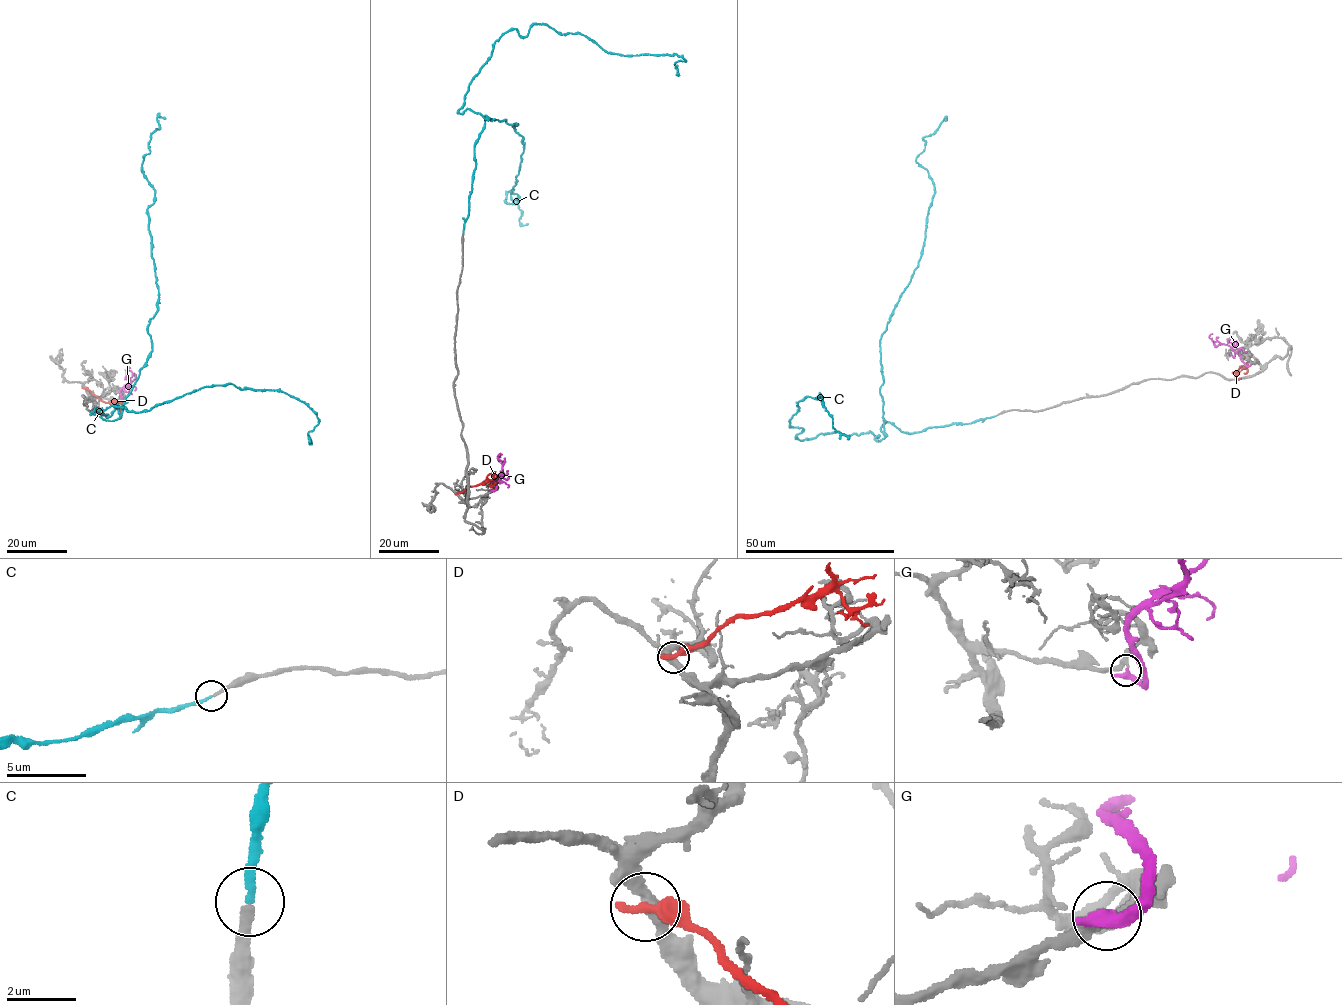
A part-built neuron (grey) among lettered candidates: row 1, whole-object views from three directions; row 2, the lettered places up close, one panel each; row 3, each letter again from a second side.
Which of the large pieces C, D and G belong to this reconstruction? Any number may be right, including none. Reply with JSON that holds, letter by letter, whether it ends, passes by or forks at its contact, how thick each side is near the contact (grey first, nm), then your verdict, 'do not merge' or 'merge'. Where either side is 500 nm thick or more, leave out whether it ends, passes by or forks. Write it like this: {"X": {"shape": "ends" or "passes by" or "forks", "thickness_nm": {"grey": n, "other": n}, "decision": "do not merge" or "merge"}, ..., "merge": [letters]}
{"C": {"shape": "ends", "thickness_nm": {"grey": 240, "other": 200}, "decision": "merge"}, "D": {"shape": "ends", "thickness_nm": {"grey": 380, "other": 440}, "decision": "do not merge"}, "G": {"shape": "ends", "thickness_nm": {"grey": 240, "other": 440}, "decision": "do not merge"}, "merge": ["C"]}

